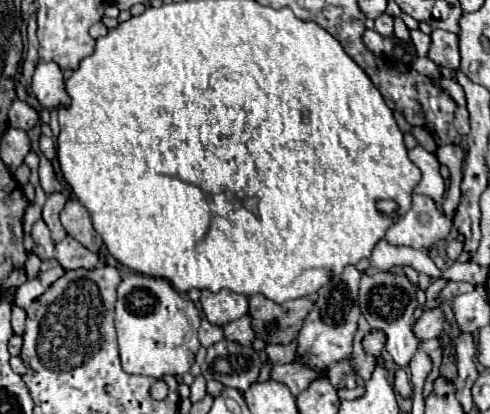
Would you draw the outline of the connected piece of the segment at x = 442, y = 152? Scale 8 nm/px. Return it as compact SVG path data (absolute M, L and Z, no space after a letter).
M438 145L436 149L436 157L442 165L446 165L450 169L450 185L458 187L460 179L462 179L462 161L464 161L464 151L460 145Z

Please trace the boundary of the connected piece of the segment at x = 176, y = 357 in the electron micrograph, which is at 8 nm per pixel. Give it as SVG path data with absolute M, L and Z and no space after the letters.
M130 273L122 279L116 303L116 331L120 359L126 373L150 375L156 379L162 375L182 377L190 371L200 347L198 327L198 309L190 299L180 297L168 279L146 277L140 273Z

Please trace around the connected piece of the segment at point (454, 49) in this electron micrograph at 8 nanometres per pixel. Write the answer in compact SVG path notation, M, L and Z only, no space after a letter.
M434 29L432 31L432 47L428 57L440 65L440 67L448 67L448 69L458 69L460 65L460 53L458 53L458 37L450 31L442 31L442 29Z

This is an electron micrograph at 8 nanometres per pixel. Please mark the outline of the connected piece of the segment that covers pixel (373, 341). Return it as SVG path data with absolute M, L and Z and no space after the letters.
M370 329L364 339L362 339L362 347L368 355L372 355L374 359L380 359L382 357L382 349L384 349L384 333L380 329Z

